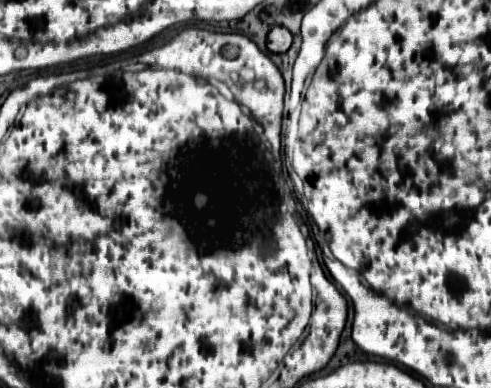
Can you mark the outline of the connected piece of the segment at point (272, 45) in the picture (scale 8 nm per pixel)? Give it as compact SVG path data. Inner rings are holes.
M274 27L268 33L268 49L272 53L286 53L292 45L292 33L286 27Z

